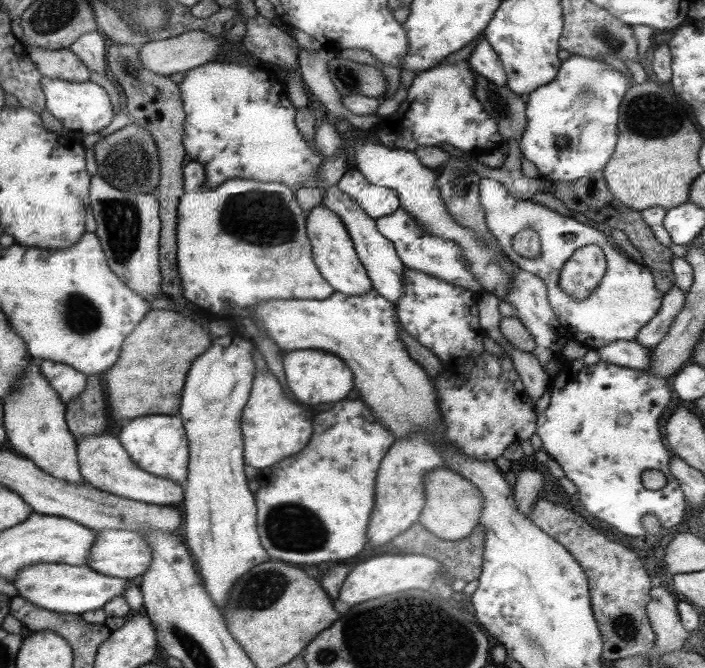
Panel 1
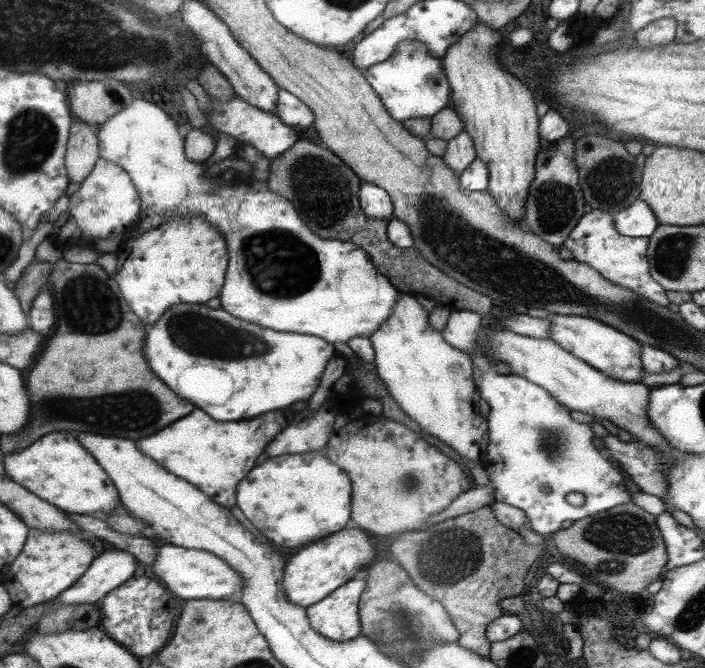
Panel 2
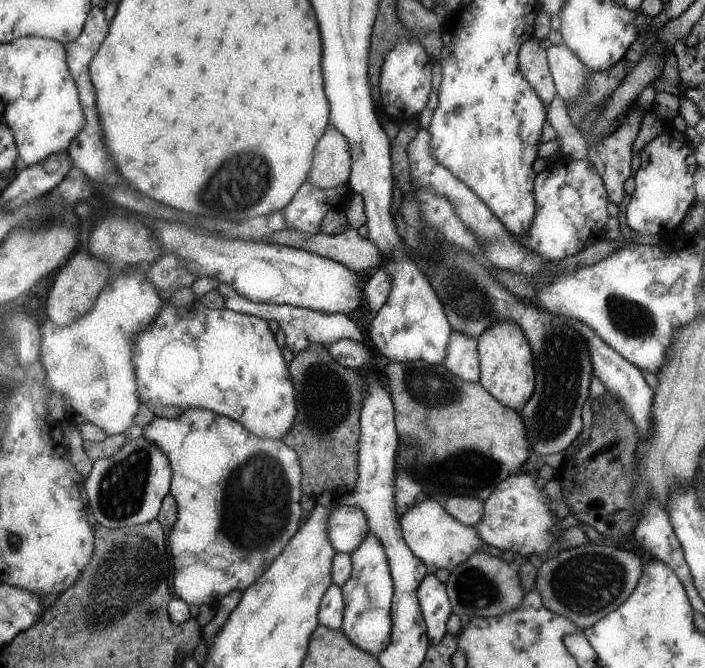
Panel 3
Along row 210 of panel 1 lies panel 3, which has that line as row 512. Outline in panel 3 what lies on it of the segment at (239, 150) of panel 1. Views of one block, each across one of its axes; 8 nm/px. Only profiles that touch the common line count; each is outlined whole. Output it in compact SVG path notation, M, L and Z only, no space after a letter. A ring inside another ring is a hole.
M337 506L327 520L327 538L337 554L351 554L369 534L363 510L355 506Z

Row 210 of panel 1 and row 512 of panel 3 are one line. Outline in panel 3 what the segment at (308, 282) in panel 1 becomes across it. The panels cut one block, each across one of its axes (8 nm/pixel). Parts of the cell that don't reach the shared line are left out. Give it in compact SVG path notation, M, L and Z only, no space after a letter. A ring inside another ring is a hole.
M191 408L191 410L185 410L181 412L177 418L171 418L171 420L165 420L165 418L153 418L149 424L145 424L143 428L143 438L153 442L153 444L161 444L163 448L163 454L167 454L167 458L171 458L171 466L175 466L175 478L171 478L171 496L175 498L177 508L177 516L179 520L171 526L169 534L167 534L167 540L171 544L171 588L175 590L175 596L181 598L183 602L187 602L189 606L195 604L195 606L201 606L201 604L209 604L211 608L217 608L217 602L231 590L239 590L239 592L245 592L263 572L265 572L265 566L269 566L281 552L283 548L287 546L287 542L297 534L299 526L299 518L303 514L303 510L299 508L299 498L303 496L303 490L299 486L301 482L301 470L299 470L299 458L295 456L295 450L289 448L283 440L261 440L257 438L255 434L251 434L249 430L243 430L241 422L235 422L227 416L219 416L219 414L213 414L205 408ZM187 474L221 474L217 480L219 482L213 482L209 486L201 486L197 480L193 480L191 476Z

